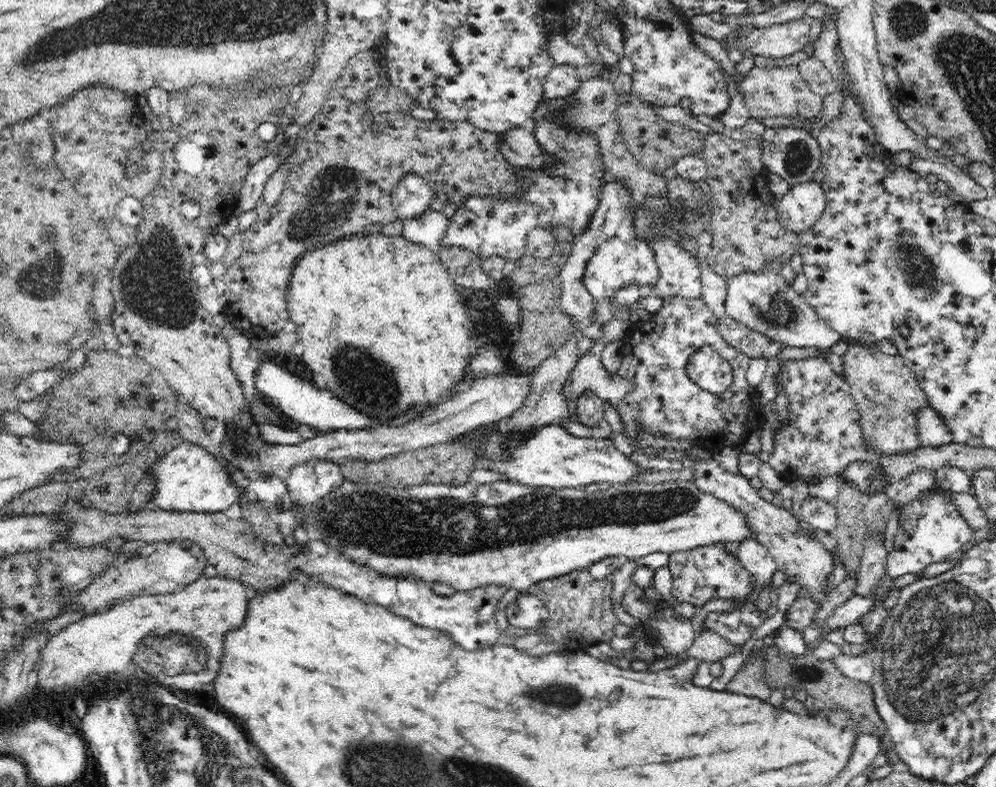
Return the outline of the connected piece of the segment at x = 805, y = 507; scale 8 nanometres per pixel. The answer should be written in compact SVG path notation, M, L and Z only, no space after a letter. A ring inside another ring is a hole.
M812 494L802 502L800 514L805 524L825 531L834 531L840 519L834 503Z

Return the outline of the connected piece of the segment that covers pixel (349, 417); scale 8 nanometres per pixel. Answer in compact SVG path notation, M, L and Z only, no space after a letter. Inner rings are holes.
M264 362L256 374L256 388L266 397L267 402L276 406L295 426L308 424L321 434L337 428L358 428L370 423L362 414L353 410L327 389L320 390L310 382L305 382L285 369L270 362Z

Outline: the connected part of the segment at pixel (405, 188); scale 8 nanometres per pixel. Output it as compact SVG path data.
M414 175L401 180L394 190L393 204L396 206L397 218L404 223L410 223L426 215L435 198L426 182Z

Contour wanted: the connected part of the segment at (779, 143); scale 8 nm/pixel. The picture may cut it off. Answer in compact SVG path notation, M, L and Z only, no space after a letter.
M768 128L763 136L762 162L766 170L776 173L788 184L795 185L813 181L822 165L822 154L817 138L805 130L794 128Z

